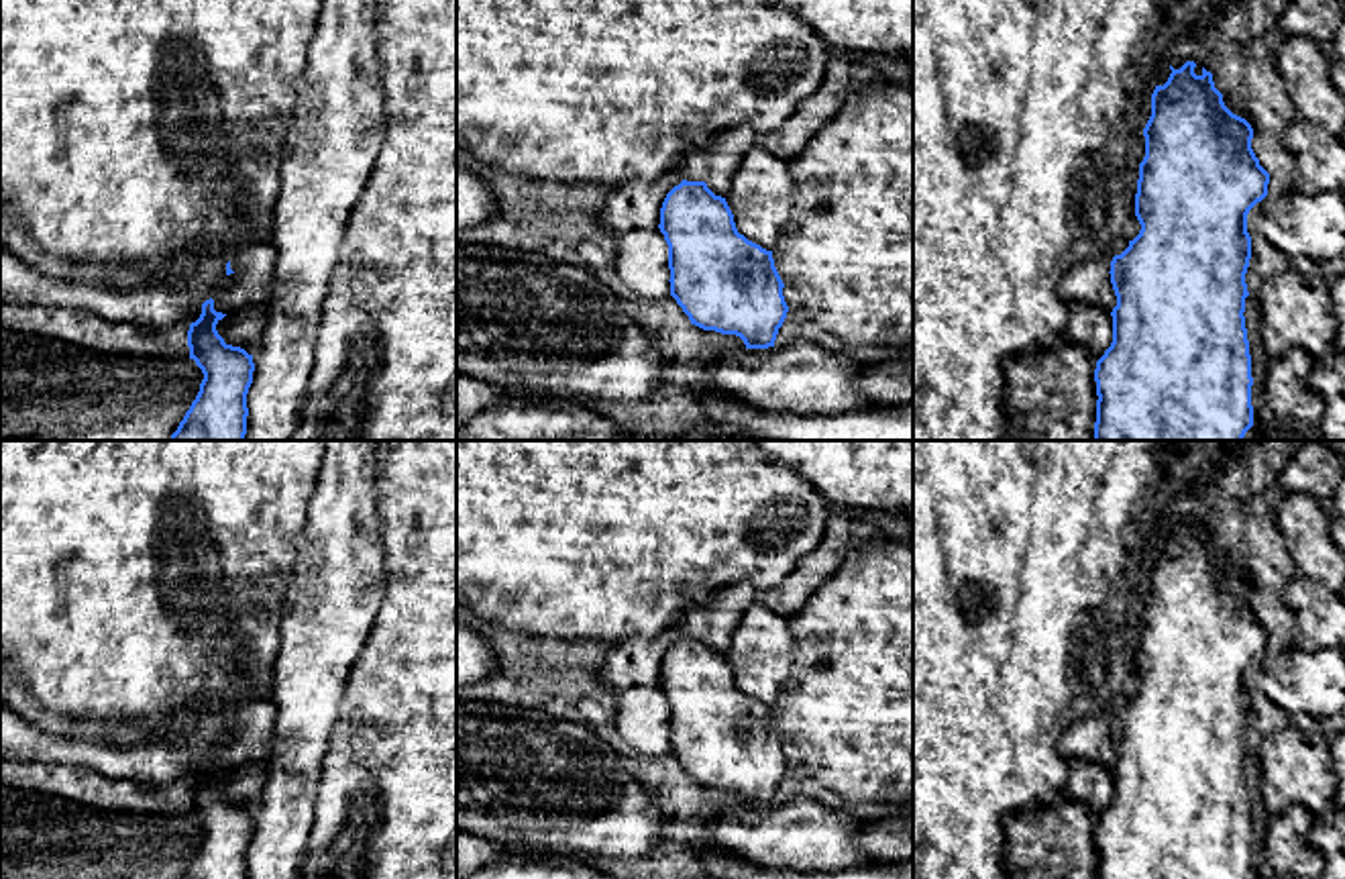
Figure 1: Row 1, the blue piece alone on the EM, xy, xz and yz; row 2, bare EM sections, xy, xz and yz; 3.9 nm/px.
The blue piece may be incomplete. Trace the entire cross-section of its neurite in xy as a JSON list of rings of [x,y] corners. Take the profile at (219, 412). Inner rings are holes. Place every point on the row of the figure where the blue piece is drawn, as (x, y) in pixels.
[[[210,298],[202,304],[200,318],[190,324],[190,359],[202,369],[204,379],[171,441],[245,441],[255,363],[253,355],[226,345],[218,334],[216,324],[224,316],[214,310]]]

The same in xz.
[[[683,179],[660,208],[670,296],[703,330],[736,334],[746,349],[774,347],[789,306],[772,251],[738,232],[725,198]]]

